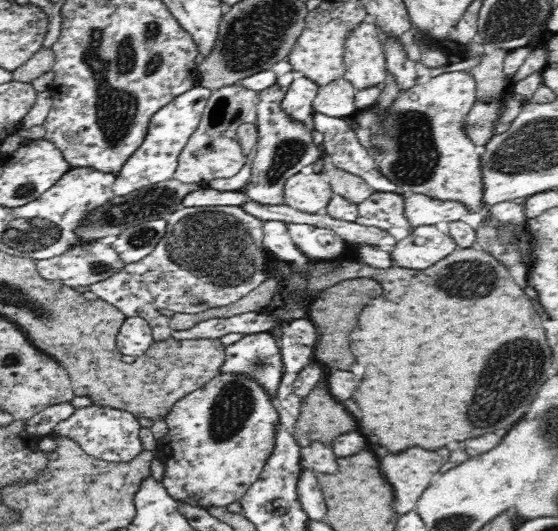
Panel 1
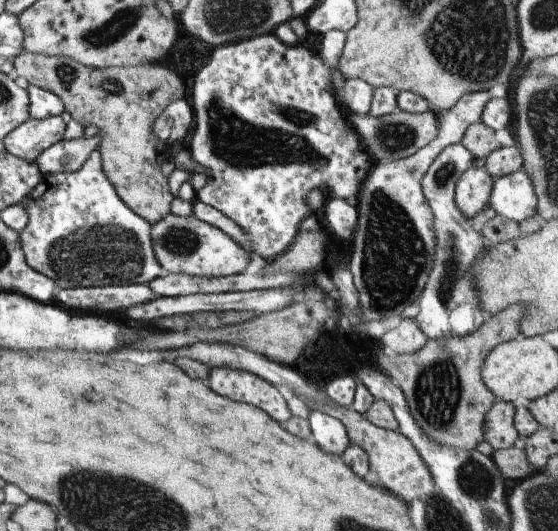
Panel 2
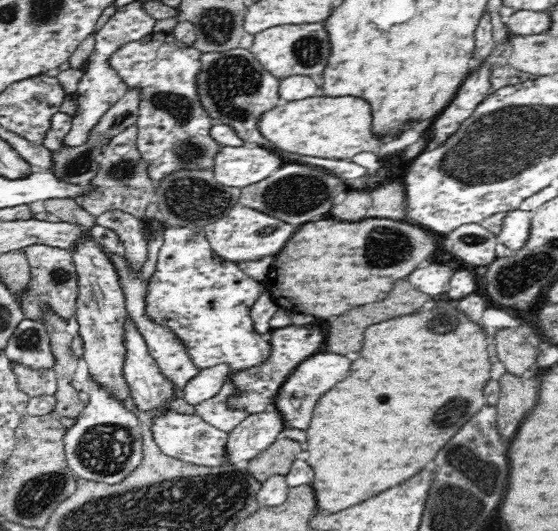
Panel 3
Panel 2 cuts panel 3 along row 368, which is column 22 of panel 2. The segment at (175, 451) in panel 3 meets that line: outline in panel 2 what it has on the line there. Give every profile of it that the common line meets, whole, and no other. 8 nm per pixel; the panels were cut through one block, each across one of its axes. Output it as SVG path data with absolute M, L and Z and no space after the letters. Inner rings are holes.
M60 115L28 119L9 132L2 141L10 154L34 163L47 148L63 139L66 126Z

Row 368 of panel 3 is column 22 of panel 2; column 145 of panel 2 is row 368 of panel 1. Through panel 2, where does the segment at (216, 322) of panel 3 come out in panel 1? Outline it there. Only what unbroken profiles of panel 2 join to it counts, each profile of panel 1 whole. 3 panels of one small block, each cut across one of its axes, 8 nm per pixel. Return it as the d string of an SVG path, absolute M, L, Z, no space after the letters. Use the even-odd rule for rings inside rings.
M262 331L244 335L225 347L225 359L219 372L249 376L274 399L285 370L276 339L270 332Z

